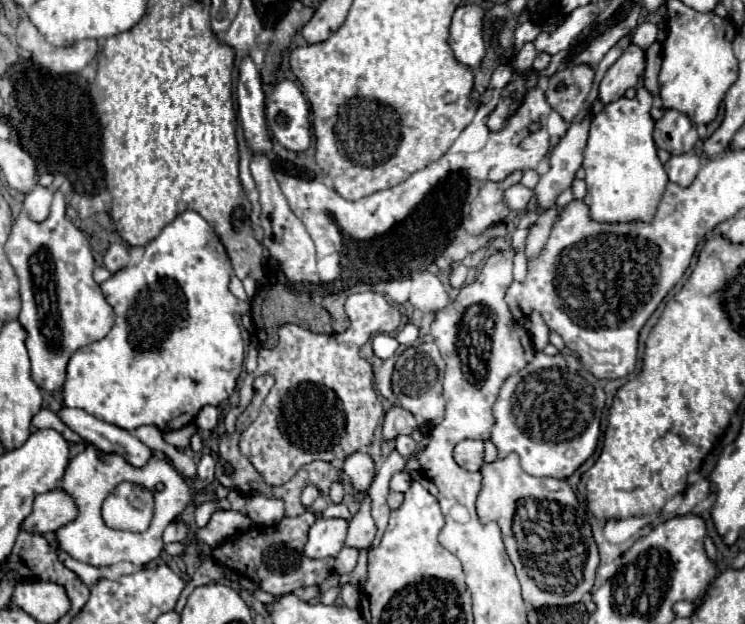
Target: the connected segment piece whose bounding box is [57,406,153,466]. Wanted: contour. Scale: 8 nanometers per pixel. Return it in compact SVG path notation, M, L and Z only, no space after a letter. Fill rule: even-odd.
M63 406L57 410L57 416L63 420L65 426L69 426L75 434L79 434L85 442L97 444L97 448L101 448L103 452L121 454L133 466L147 464L147 460L153 456L153 452L131 432L113 424L107 424L103 420L97 420L85 410Z

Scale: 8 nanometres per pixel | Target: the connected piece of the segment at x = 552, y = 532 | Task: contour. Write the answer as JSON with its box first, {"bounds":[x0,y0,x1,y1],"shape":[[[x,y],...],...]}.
{"bounds":[477,452,599,608],"shape":[[[511,452],[505,458],[483,464],[479,472],[483,476],[483,486],[477,496],[479,520],[483,524],[491,522],[491,520],[495,520],[499,524],[499,528],[503,532],[505,548],[509,552],[509,558],[517,570],[519,582],[521,582],[523,600],[527,604],[531,604],[533,608],[577,604],[583,598],[583,594],[591,592],[591,588],[593,588],[595,570],[599,564],[599,552],[595,550],[595,540],[593,540],[585,510],[579,508],[579,502],[577,502],[571,486],[565,480],[537,478],[537,476],[523,472],[519,466],[519,456],[515,452]]]}

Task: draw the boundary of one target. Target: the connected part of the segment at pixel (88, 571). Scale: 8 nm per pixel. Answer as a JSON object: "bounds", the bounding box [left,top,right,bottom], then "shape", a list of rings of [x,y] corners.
{"bounds":[59,550,101,588],"shape":[[[59,550],[59,558],[61,558],[61,562],[69,568],[69,570],[73,570],[89,588],[101,578],[101,572],[99,572],[99,568],[95,568],[95,566],[91,566],[91,564],[83,564],[83,562],[77,562],[77,560],[73,560],[71,556],[65,556],[65,552],[61,552]]]}

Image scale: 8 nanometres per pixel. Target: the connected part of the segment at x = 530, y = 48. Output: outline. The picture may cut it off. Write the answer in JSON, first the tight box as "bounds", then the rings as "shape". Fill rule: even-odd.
{"bounds":[513,42,537,72],"shape":[[[527,42],[527,44],[523,46],[523,50],[519,52],[517,60],[513,62],[515,72],[525,72],[525,70],[529,70],[529,66],[531,66],[531,64],[533,64],[533,60],[535,60],[535,56],[537,56],[535,44],[533,44],[533,42]]]}

